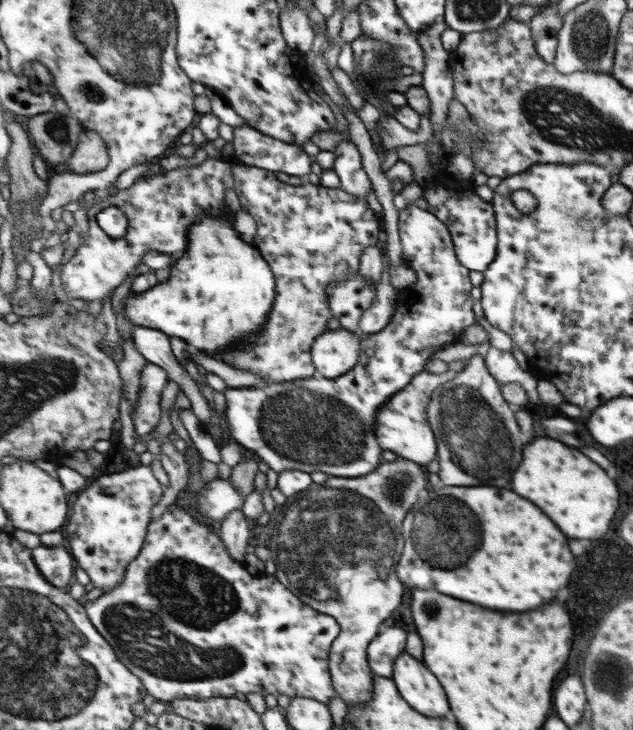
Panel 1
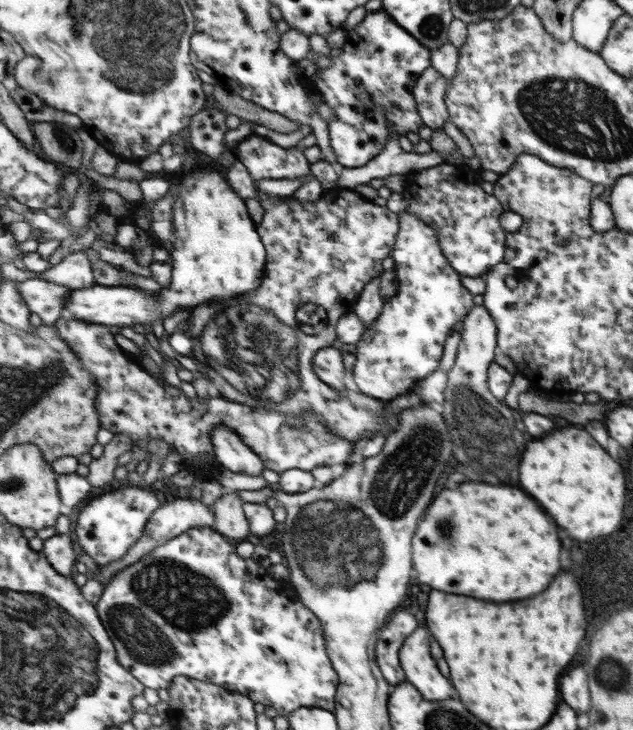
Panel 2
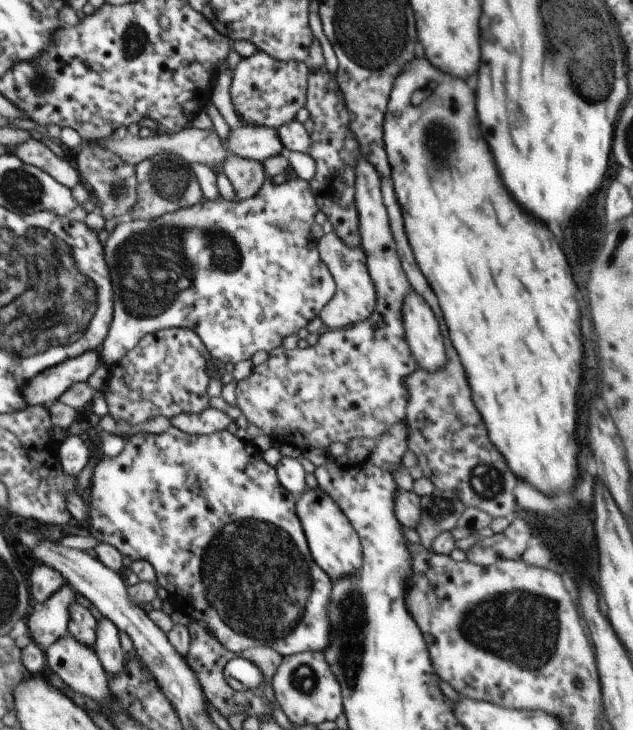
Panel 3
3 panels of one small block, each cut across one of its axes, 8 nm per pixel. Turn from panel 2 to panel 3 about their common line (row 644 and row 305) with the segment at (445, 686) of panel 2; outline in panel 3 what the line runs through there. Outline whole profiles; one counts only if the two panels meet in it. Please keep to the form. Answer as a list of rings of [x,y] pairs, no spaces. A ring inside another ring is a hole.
[[[412,290],[403,300],[404,326],[411,351],[418,358],[420,367],[436,372],[446,364],[440,324],[426,304],[426,298]]]

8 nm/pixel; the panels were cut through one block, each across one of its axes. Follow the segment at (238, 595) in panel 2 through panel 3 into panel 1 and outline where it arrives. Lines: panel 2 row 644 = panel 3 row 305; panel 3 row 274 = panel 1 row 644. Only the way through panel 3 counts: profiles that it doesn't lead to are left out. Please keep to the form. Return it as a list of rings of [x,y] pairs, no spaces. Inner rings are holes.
[[[168,505],[160,518],[152,521],[148,529],[146,544],[143,545],[139,557],[129,564],[124,582],[120,582],[120,586],[114,592],[103,594],[95,602],[88,601],[85,604],[91,614],[91,620],[99,628],[100,635],[110,643],[118,660],[132,674],[139,675],[143,685],[148,689],[148,695],[154,697],[156,701],[166,701],[170,704],[174,699],[233,698],[236,693],[244,695],[257,693],[262,694],[262,697],[271,694],[274,697],[286,695],[290,699],[310,698],[328,706],[336,695],[331,679],[330,652],[332,642],[340,635],[339,621],[332,618],[332,615],[322,614],[303,603],[290,592],[290,588],[284,587],[274,576],[266,573],[252,576],[244,566],[244,562],[236,562],[235,559],[228,558],[228,553],[223,539],[212,534],[206,528],[206,524],[196,521],[192,515],[185,513],[178,505]]]

